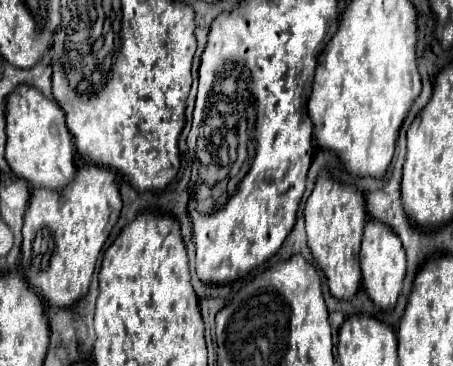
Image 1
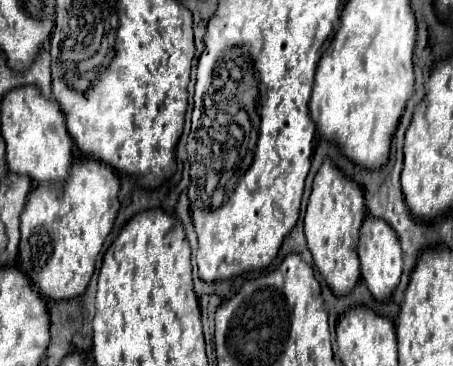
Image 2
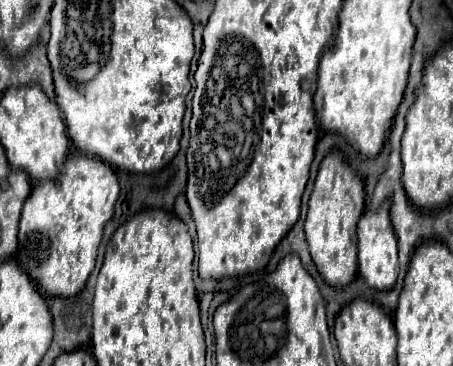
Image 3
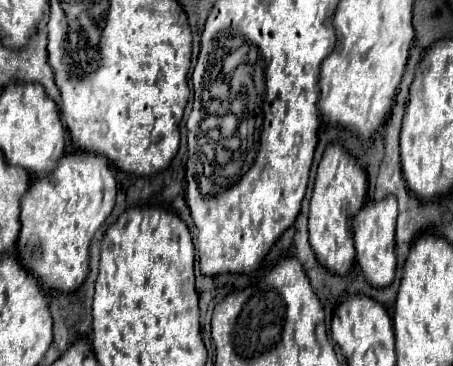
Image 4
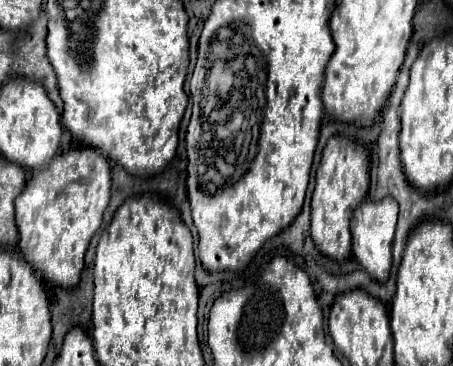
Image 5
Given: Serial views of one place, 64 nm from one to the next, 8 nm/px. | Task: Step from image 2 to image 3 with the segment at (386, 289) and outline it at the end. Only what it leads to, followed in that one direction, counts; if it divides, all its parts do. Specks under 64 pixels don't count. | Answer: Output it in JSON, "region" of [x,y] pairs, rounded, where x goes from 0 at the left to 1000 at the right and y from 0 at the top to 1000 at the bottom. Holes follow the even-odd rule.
{"region":[[[852,552],[839,574],[808,574],[790,607],[790,732],[799,760],[834,798],[865,792],[879,765],[879,656],[865,634],[865,612],[857,601],[861,557]]]}

